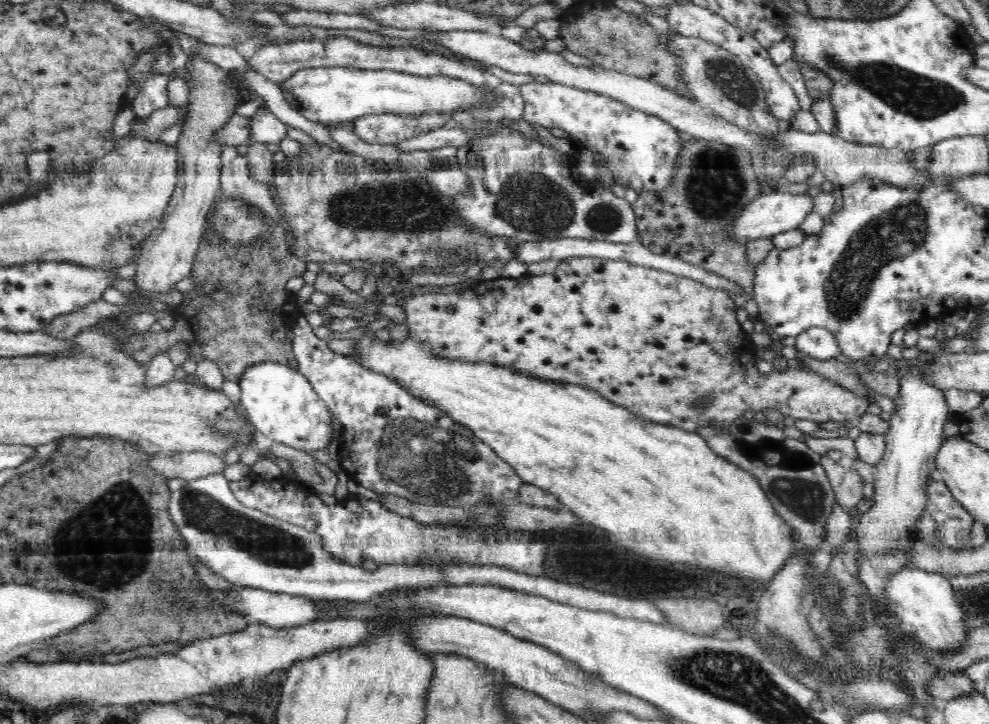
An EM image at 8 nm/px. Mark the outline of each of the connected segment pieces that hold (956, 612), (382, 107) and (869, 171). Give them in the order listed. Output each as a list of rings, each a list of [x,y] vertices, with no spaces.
[[[917,568],[902,570],[886,584],[886,595],[901,617],[902,628],[914,632],[934,654],[958,654],[964,650],[969,630],[962,622],[963,612],[954,599],[954,588],[947,577]]]
[[[314,67],[298,69],[281,86],[286,102],[309,121],[342,123],[365,118],[368,114],[406,114],[422,116],[430,112],[451,114],[460,110],[490,108],[498,104],[494,89],[474,85],[462,77],[434,73],[421,76],[393,69],[360,69],[352,67]]]
[[[790,128],[784,130],[784,136],[780,139],[788,145],[794,158],[798,158],[800,154],[812,156],[816,170],[824,174],[826,181],[839,188],[850,186],[864,178],[876,178],[895,185],[916,185],[918,188],[929,183],[929,178],[923,174],[923,170],[916,169],[910,161],[910,154],[900,150],[881,150],[878,147],[859,146],[858,143],[848,143],[838,138],[832,132],[819,131],[811,134]]]

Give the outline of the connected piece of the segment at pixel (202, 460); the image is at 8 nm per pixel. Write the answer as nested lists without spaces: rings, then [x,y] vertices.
[[[202,451],[168,456],[159,454],[151,461],[151,466],[168,479],[181,478],[186,481],[222,473],[228,467],[224,457]]]

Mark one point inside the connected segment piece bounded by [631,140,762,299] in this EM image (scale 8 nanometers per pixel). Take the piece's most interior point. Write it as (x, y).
(712, 184)

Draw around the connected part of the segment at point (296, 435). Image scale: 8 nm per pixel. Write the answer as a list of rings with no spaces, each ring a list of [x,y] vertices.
[[[276,363],[250,366],[241,379],[240,402],[252,426],[266,438],[308,454],[323,451],[332,438],[332,413],[299,370]]]

